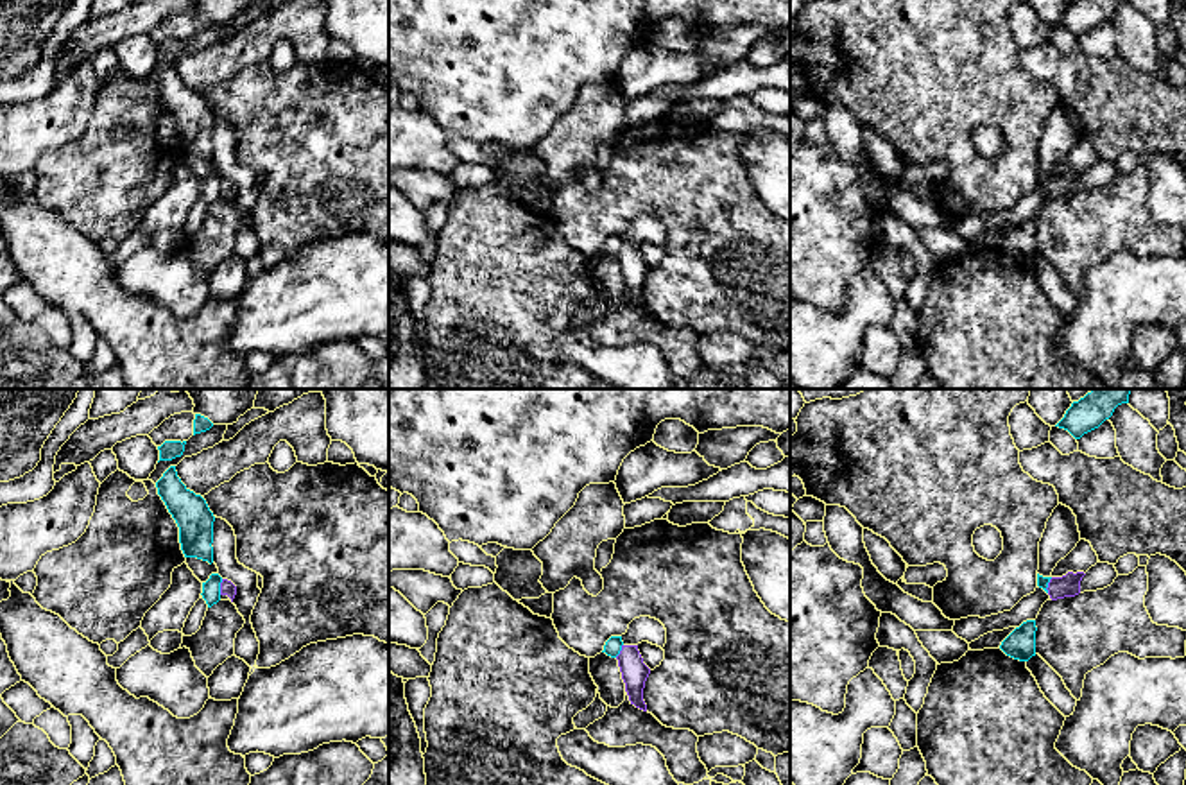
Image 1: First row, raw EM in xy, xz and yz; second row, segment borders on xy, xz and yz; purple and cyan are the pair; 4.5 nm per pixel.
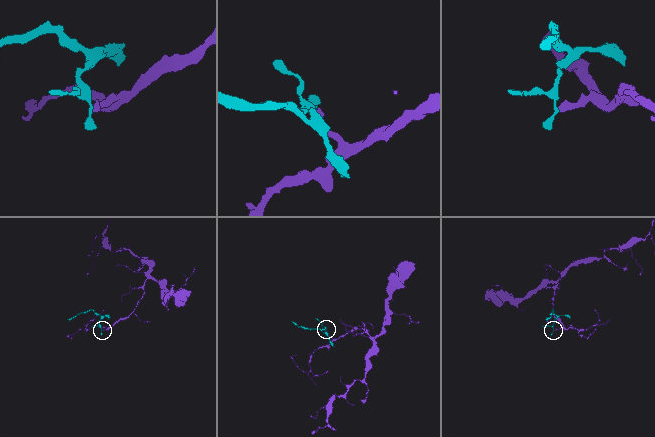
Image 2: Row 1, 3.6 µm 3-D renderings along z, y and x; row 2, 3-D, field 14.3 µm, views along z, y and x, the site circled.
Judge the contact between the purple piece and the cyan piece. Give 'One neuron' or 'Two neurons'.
Two neurons

